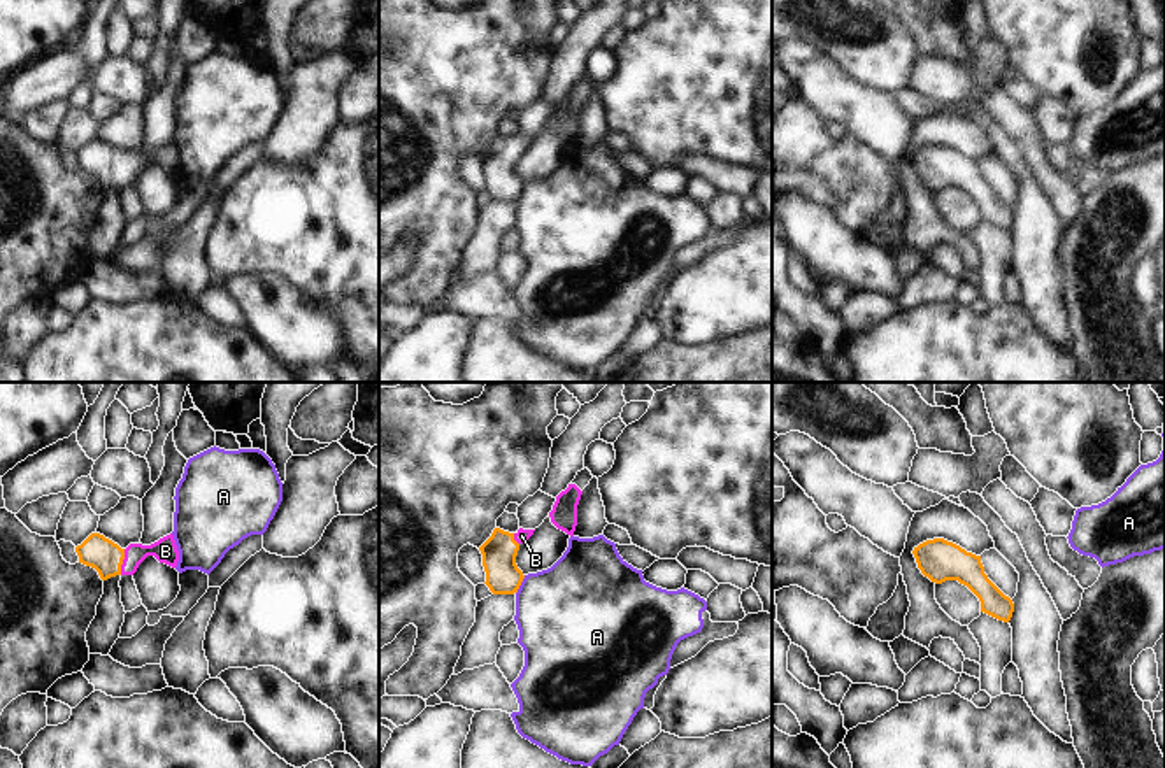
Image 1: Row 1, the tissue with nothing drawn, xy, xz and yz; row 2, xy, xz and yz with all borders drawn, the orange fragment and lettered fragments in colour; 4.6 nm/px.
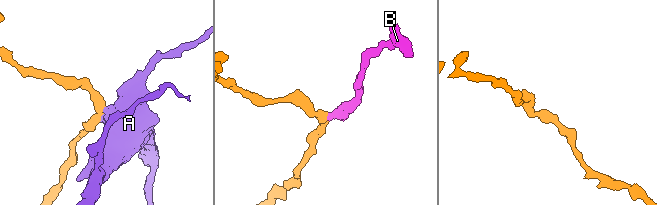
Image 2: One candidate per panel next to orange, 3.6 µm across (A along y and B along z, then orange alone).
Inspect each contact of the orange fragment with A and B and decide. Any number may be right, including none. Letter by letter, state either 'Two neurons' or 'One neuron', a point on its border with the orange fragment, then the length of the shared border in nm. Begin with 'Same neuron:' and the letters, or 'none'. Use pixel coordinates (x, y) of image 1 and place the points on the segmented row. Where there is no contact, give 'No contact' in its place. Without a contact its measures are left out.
Same neuron: B
A: Two neurons. Touches orange at xz (520, 584). Shared border 100 nm
B: One neuron. Touches orange at xy (121, 561). Shared border 120 nm.

